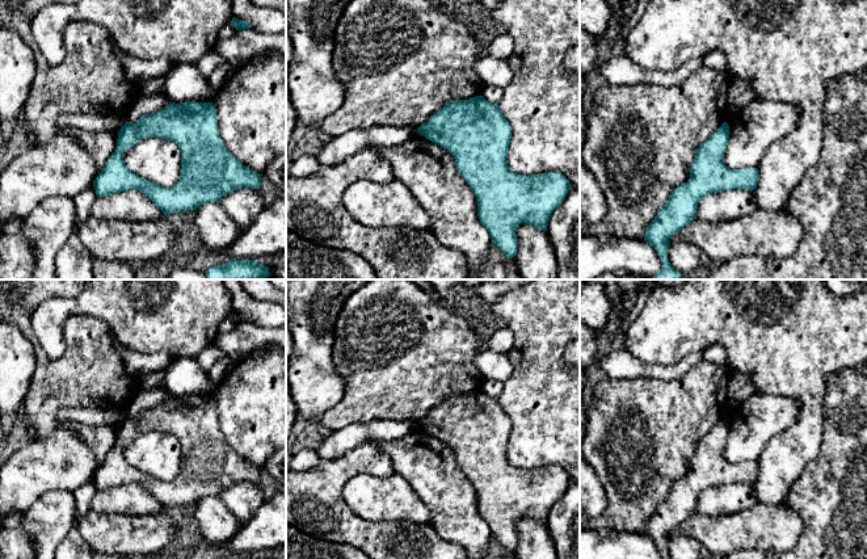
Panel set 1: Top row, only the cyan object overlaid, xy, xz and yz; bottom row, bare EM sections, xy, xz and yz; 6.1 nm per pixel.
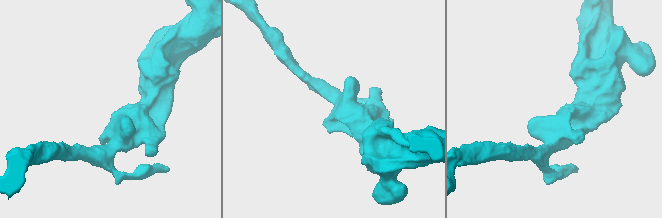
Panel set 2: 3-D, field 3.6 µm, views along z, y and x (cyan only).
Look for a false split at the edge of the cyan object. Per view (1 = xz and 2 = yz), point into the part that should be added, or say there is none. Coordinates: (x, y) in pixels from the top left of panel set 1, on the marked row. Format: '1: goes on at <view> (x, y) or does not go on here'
1: does not go on here
2: does not go on here

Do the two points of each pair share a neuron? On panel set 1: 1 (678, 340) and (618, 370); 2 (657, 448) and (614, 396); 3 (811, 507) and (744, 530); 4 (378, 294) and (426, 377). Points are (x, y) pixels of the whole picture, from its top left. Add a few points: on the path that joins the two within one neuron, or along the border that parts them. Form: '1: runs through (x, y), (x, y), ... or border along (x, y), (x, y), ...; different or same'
1: border along (625, 348), (645, 361), (670, 365); different
2: runs through (644, 434), (621, 410); same
3: border along (783, 501), (798, 513), (803, 525), (796, 543); different
4: runs through (390, 315), (390, 336), (405, 356); same

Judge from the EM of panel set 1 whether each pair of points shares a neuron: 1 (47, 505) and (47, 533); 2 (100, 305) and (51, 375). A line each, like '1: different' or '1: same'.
1: same
2: different

